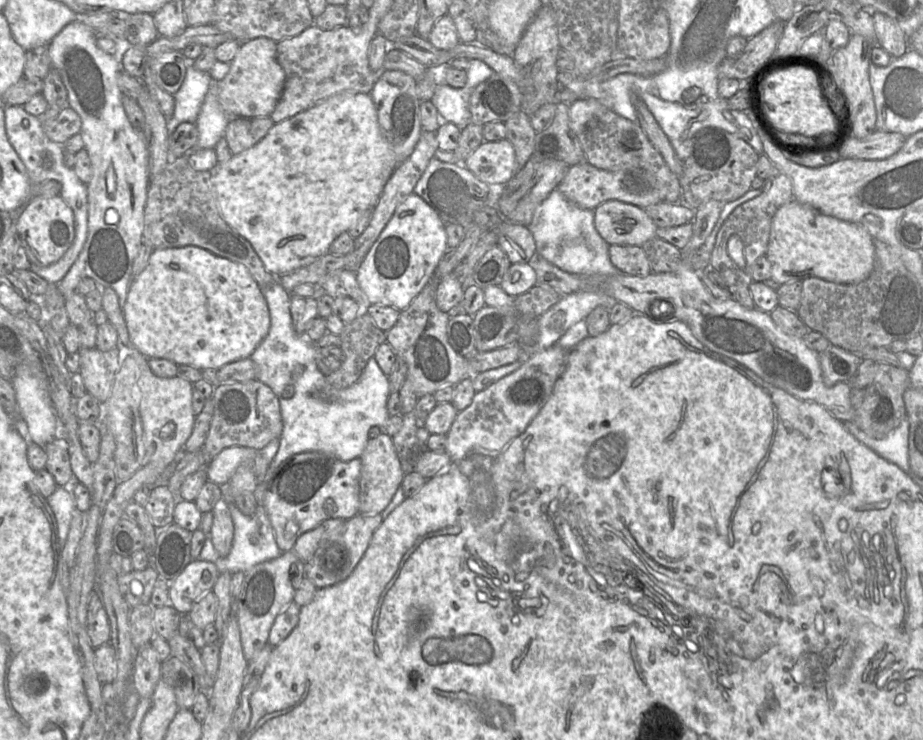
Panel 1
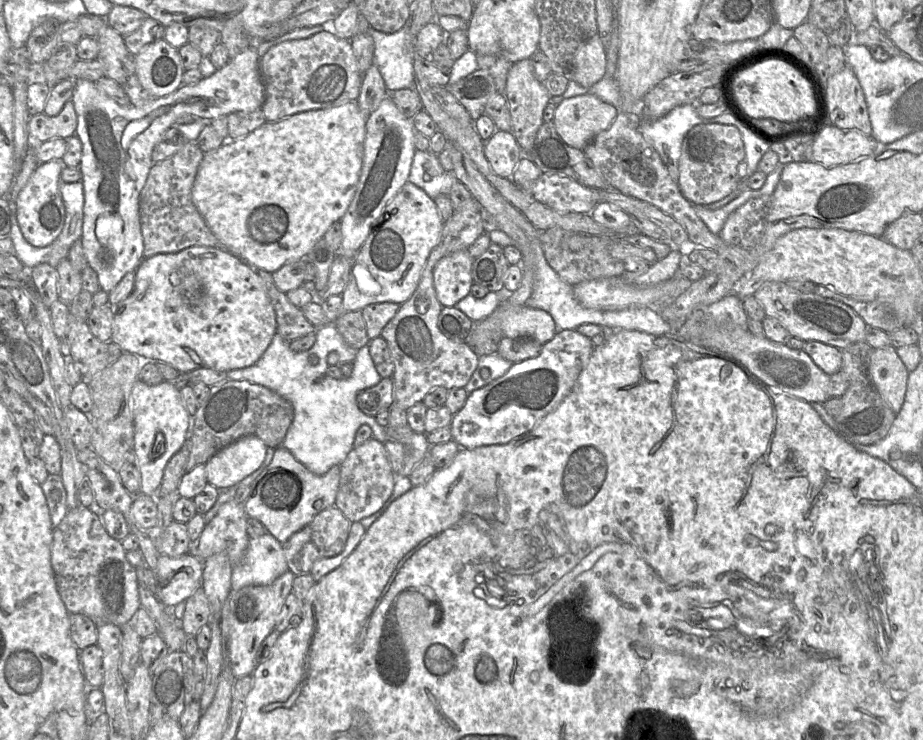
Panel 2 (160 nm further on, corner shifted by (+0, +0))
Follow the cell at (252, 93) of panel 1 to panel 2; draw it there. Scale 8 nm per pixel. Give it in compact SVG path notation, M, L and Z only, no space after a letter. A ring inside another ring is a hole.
M250 46L210 77L202 78L193 85L182 85L173 93L156 97L141 107L121 106L101 91L95 82L76 79L71 100L77 114L75 135L82 143L80 170L84 188L84 216L80 239L87 264L95 270L102 290L107 293L113 290L125 274L136 270L144 258L139 201L140 192L153 165L151 155L155 145L166 130L173 127L175 121L183 115L197 116L200 120L213 120L236 111L262 109L265 89L259 70L260 58L257 50Z

